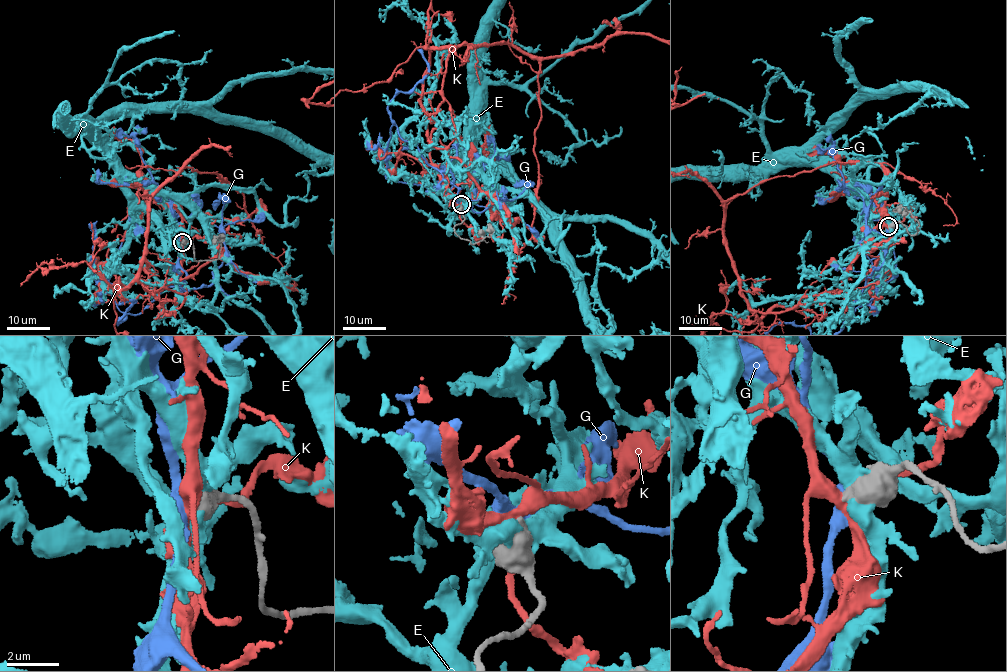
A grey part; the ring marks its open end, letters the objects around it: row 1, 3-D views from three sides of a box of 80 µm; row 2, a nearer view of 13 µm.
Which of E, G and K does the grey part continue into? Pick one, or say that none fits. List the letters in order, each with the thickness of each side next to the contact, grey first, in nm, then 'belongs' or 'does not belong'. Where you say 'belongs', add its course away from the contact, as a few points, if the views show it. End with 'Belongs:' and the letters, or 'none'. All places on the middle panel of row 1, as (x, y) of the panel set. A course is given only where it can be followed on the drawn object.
E: 900/600 nm | does not belong
G: 480/440 nm | belongs
K: 460/400 nm | does not belong
Belongs: G

